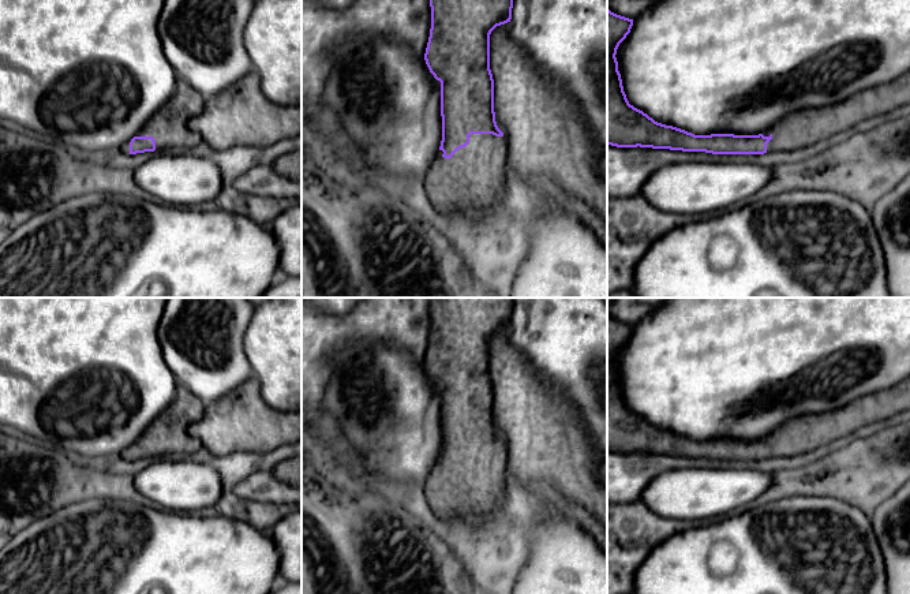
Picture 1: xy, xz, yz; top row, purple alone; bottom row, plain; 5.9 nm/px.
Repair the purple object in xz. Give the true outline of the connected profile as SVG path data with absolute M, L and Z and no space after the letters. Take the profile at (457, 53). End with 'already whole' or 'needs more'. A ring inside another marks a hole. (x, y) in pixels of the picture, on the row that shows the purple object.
M430 0L430 7L431 7L431 29L424 53L424 60L430 72L434 75L437 81L441 82L442 141L438 156L432 160L426 173L424 190L431 206L439 213L456 213L456 212L467 213L471 209L476 209L483 214L487 214L490 209L494 208L505 194L505 188L506 188L505 168L506 168L506 154L508 154L506 139L495 122L494 79L490 70L490 34L497 26L510 22L513 0Z | needs more

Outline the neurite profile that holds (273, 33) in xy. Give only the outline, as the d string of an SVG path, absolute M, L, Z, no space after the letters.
M255 0L244 27L244 46L259 75L263 96L273 104L302 105L302 0Z

